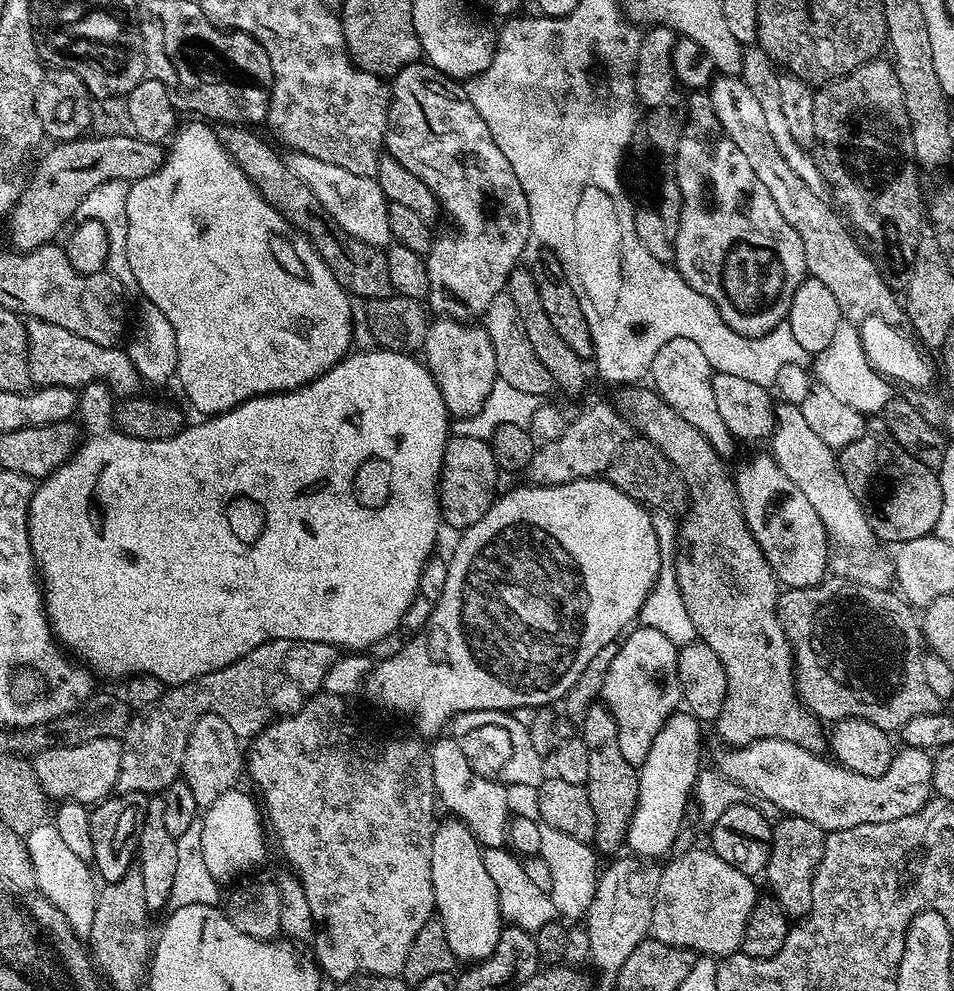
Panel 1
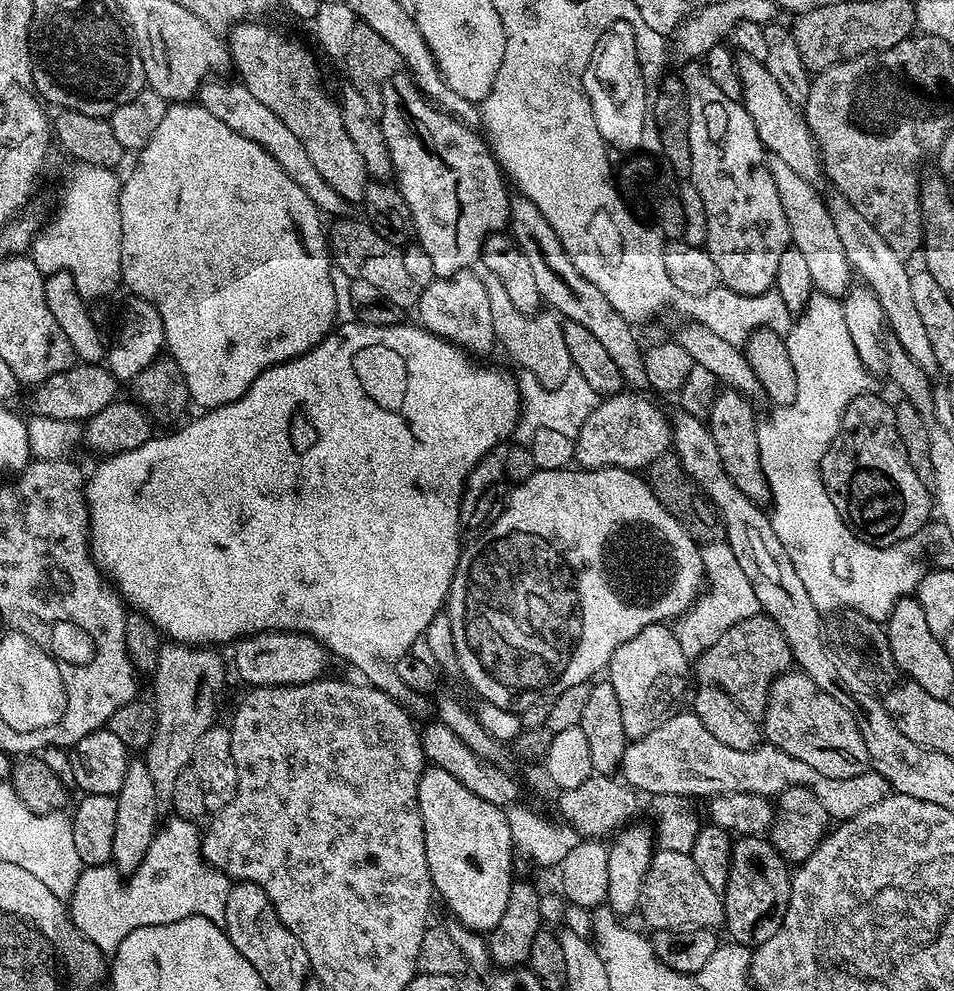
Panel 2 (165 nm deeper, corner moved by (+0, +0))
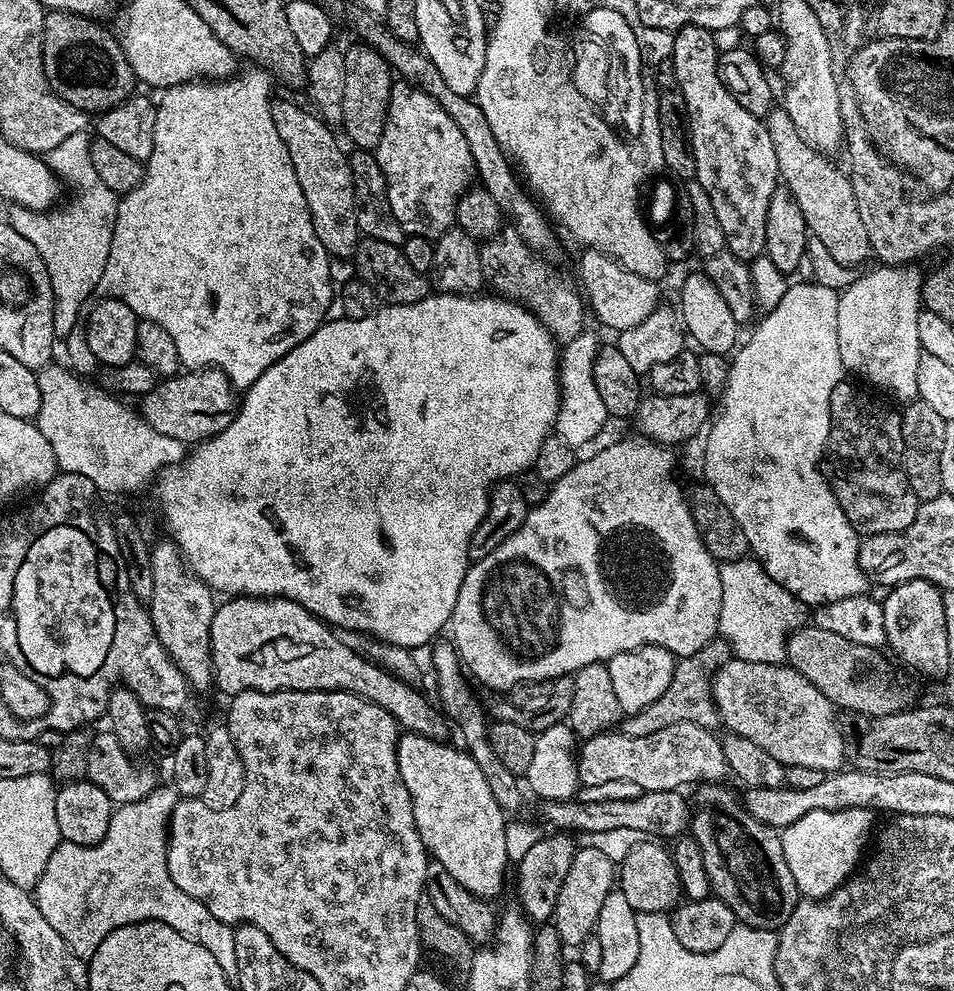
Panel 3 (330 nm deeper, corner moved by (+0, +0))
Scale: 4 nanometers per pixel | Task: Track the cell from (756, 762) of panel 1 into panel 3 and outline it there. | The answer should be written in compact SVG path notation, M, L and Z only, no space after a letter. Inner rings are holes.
M682 722L646 737L628 737L616 730L587 737L578 748L579 783L602 786L602 782L634 782L645 792L674 792L684 786L680 784L723 781L729 775L724 745L712 736L707 728Z

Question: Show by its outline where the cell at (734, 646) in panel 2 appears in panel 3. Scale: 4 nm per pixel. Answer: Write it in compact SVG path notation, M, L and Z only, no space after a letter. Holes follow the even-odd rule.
M717 638L707 643L702 650L688 657L681 657L676 663L674 675L662 697L658 698L657 702L652 702L650 706L646 706L644 710L627 715L621 721L621 733L628 737L646 737L664 730L667 726L682 722L690 722L692 725L709 730L718 728L721 723L712 698L711 678L727 660L731 659L731 656L731 645L725 639Z

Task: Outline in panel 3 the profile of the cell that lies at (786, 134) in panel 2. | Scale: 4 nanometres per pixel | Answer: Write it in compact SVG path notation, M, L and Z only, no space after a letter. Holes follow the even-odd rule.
M773 107L766 117L766 123L770 142L774 142L774 158L778 158L780 180L783 187L787 188L789 194L797 202L799 209L802 210L802 217L805 218L805 226L810 235L821 240L827 250L830 250L834 258L842 264L857 266L856 264L862 263L864 259L869 259L870 249L866 238L866 226L862 222L861 216L858 215L858 202L854 202L854 186L851 175L843 167L841 167L842 169L835 168L828 161L831 159L827 155L817 152L811 144L804 141L802 134L798 134L794 122L790 120L790 114L785 112L783 107Z

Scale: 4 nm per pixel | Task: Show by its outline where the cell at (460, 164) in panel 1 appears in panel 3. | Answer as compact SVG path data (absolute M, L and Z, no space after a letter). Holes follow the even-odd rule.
M393 83L386 126L382 130L378 146L374 149L374 155L386 178L390 210L394 210L394 218L398 218L404 233L435 238L455 225L456 203L474 180L470 146L466 138L462 138L462 130L454 126L454 118L450 118L450 114L446 114L446 110L442 110L442 106L438 106L438 102L430 98L430 94L426 94L414 84Z

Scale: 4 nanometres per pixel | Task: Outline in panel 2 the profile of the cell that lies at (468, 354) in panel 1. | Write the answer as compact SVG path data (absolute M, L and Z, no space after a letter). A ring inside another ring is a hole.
M465 270L453 276L435 278L429 285L421 287L418 305L418 320L426 331L449 340L469 354L488 352L496 344L490 298L486 294L484 280L474 273L475 271Z

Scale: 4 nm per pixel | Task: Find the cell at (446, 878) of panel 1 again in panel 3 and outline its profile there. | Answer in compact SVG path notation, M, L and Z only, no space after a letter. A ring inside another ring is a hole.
M404 732L396 744L398 774L402 774L406 790L410 790L414 822L429 857L442 862L442 866L446 866L449 874L457 882L462 882L462 886L466 886L470 894L493 898L503 890L504 871L510 868L506 852L506 814L498 806L498 802L494 802L490 786L482 775L482 770L478 770L478 762L474 762L474 758L463 747L451 748L450 745L451 743L442 740L431 740L413 732Z

